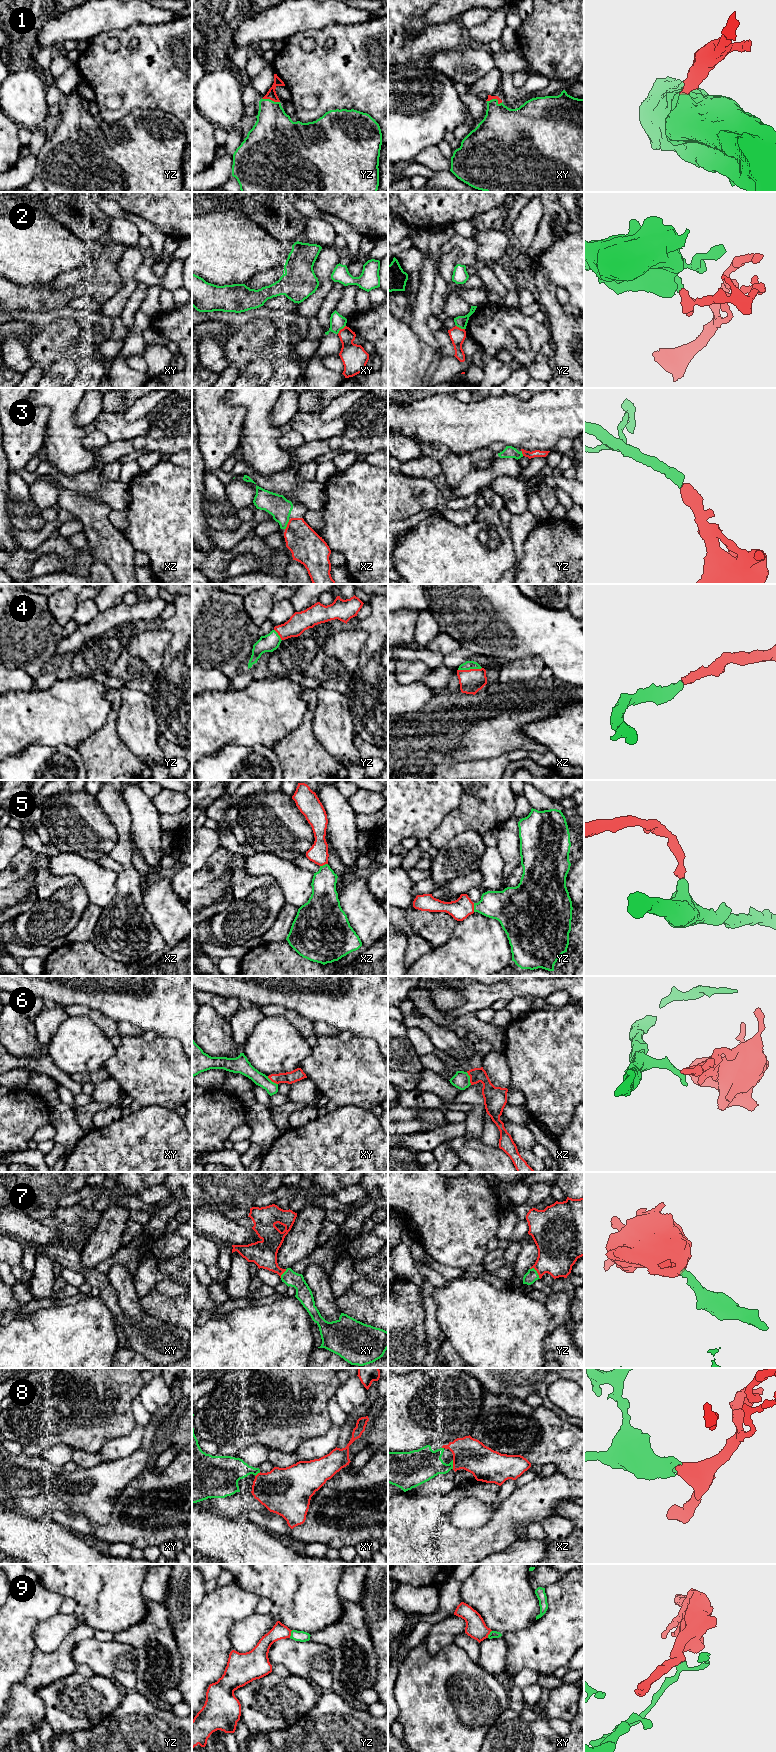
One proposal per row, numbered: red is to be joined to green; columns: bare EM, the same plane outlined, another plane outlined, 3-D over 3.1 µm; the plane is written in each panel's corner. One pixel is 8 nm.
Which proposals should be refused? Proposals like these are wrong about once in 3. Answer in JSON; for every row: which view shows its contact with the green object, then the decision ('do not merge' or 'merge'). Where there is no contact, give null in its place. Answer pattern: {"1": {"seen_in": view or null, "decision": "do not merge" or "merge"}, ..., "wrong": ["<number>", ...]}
{"1": {"seen_in": "yz", "decision": "merge"}, "2": {"seen_in": "xy", "decision": "do not merge"}, "3": {"seen_in": "xz", "decision": "merge"}, "4": {"seen_in": "xz", "decision": "merge"}, "5": {"seen_in": "yz", "decision": "merge"}, "6": {"seen_in": "xz", "decision": "do not merge"}, "7": {"seen_in": "yz", "decision": "merge"}, "8": {"seen_in": "xz", "decision": "merge"}, "9": {"seen_in": "yz", "decision": "do not merge"}, "wrong": ["2", "6", "9"]}

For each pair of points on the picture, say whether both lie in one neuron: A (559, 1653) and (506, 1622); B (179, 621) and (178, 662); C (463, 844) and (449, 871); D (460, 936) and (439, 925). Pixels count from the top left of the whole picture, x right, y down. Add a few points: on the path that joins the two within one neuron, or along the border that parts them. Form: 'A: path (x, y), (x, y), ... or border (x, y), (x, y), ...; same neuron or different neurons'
A: border (536, 1620), (519, 1630), (508, 1631), (502, 1635); different neurons
B: path (179, 631), (179, 652); same neuron
C: path (463, 851), (451, 864); same neuron
D: border (457, 921), (451, 936), (443, 944), (435, 948); different neurons

